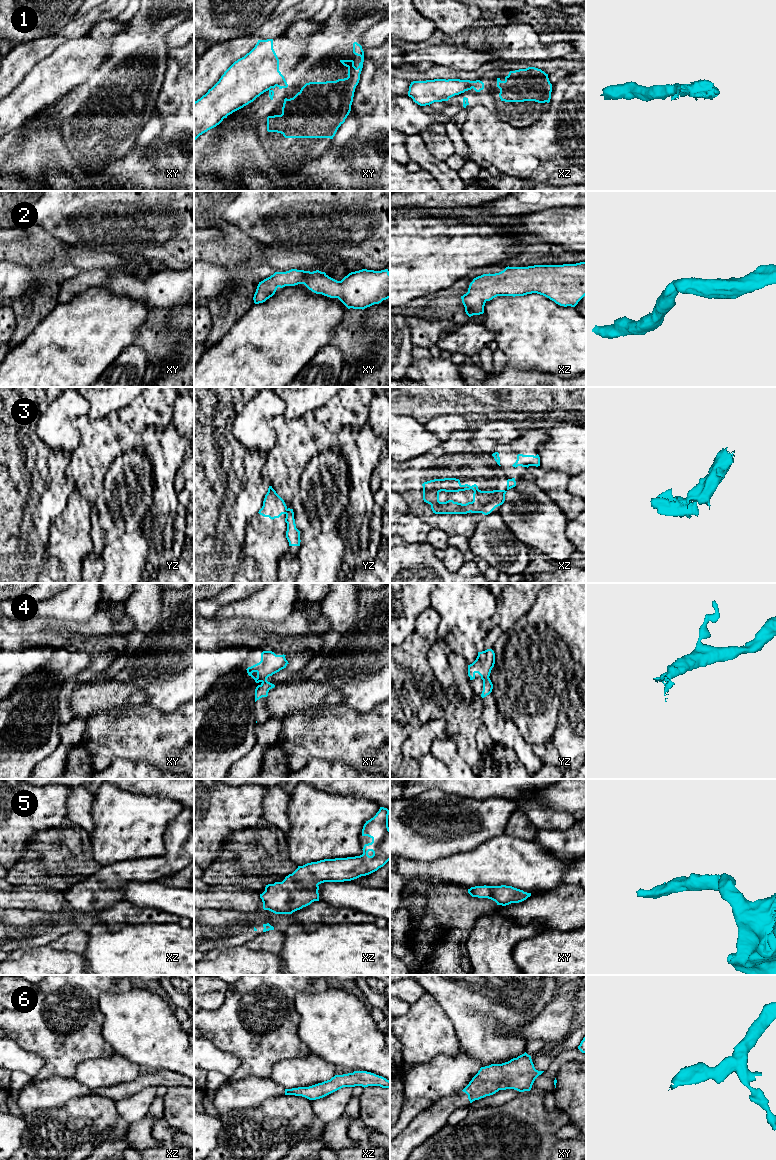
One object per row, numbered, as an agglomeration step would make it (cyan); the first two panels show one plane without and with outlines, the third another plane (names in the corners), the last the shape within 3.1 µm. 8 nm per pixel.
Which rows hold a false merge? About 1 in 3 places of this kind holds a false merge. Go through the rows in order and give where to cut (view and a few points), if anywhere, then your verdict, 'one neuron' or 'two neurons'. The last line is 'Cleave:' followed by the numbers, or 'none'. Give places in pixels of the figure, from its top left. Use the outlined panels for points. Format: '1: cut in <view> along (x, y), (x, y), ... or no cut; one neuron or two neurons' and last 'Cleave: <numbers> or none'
1: cut in xy along (285, 80), (271, 87); two neurons
2: no cut; one neuron
3: cut in yz along (287, 509), (286, 515); two neurons
4: cut in xy along (266, 678), (260, 681); two neurons
5: no cut; one neuron
6: no cut; one neuron
Cleave: 1, 3, 4

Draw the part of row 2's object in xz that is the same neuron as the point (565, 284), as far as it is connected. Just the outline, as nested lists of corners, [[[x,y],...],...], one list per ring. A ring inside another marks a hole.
[[[586,261],[563,265],[534,265],[528,267],[506,267],[495,274],[483,274],[473,279],[468,292],[461,296],[466,314],[471,317],[484,313],[487,301],[497,296],[524,296],[537,293],[560,306],[575,307],[586,295]]]

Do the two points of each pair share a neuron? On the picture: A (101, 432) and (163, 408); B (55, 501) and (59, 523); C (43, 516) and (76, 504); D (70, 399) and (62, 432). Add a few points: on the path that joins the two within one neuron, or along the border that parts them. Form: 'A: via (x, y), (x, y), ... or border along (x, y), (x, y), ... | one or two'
A: via (116, 432), (122, 429), (131, 429), (148, 414) | one
B: border along (61, 512), (52, 520), (48, 537) | two
C: border along (73, 486), (66, 507), (49, 524) | two
D: via (68, 407), (62, 413), (62, 424) | one

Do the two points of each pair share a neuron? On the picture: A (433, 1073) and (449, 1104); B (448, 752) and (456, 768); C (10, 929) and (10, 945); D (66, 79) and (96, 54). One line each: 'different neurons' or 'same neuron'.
A: different neurons
B: same neuron
C: same neuron
D: same neuron

